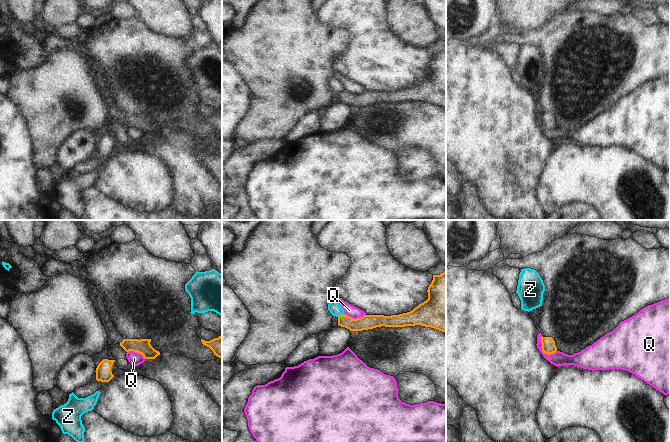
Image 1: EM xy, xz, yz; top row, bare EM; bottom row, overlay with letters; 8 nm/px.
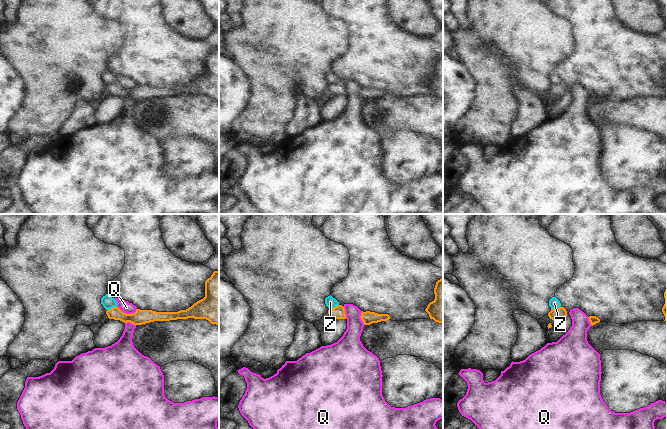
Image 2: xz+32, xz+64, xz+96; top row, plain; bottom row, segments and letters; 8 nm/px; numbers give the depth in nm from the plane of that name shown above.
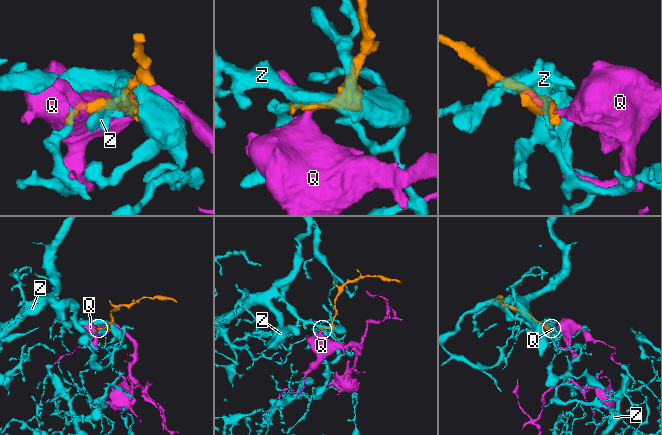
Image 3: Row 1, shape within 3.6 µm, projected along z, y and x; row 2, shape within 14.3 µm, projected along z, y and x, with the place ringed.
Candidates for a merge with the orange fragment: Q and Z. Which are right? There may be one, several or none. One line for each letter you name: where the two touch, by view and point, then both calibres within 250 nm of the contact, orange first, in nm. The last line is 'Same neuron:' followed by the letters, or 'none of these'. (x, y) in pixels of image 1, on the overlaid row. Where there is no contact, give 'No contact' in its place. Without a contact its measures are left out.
Same neuron: none of these.

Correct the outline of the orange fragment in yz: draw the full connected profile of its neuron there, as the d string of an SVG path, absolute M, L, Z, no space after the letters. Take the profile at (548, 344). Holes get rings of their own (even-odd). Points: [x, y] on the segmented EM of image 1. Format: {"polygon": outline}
{"polygon": "M541 337L541 343L542 343L542 351L545 354L553 354L557 351L557 347L555 345L555 341L552 337Z"}

